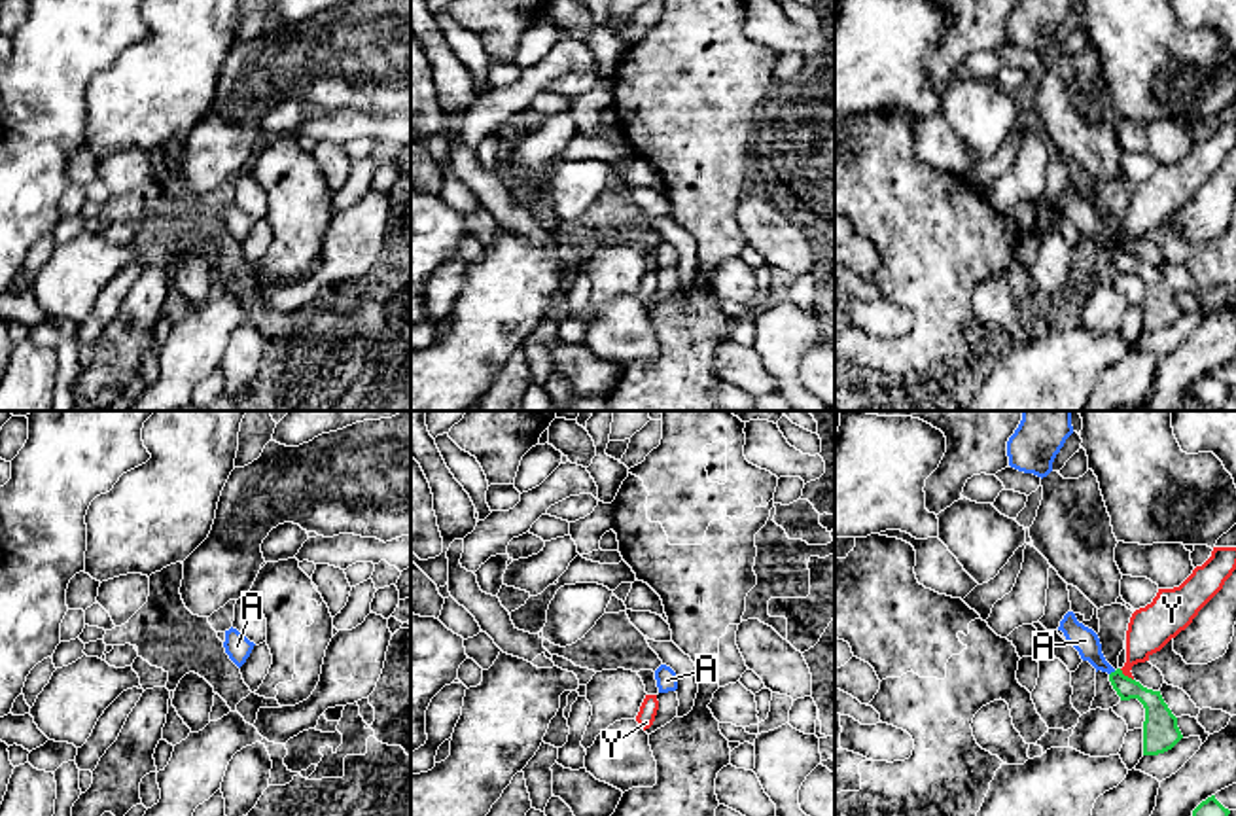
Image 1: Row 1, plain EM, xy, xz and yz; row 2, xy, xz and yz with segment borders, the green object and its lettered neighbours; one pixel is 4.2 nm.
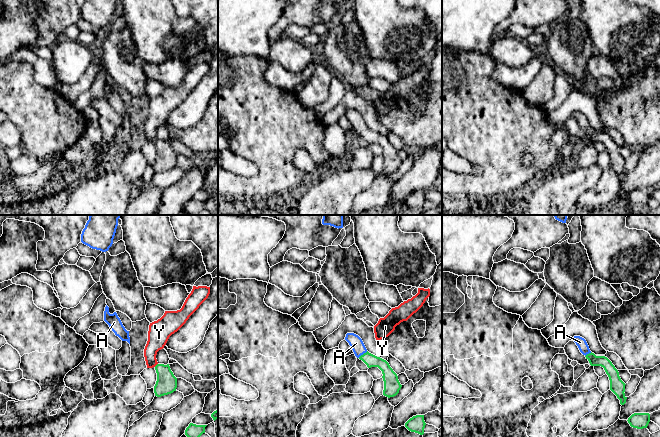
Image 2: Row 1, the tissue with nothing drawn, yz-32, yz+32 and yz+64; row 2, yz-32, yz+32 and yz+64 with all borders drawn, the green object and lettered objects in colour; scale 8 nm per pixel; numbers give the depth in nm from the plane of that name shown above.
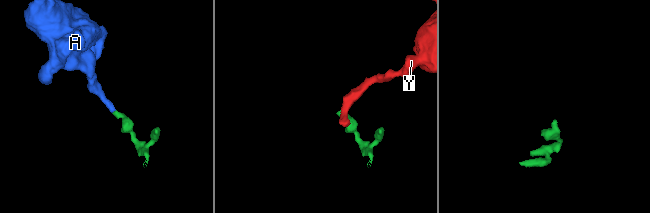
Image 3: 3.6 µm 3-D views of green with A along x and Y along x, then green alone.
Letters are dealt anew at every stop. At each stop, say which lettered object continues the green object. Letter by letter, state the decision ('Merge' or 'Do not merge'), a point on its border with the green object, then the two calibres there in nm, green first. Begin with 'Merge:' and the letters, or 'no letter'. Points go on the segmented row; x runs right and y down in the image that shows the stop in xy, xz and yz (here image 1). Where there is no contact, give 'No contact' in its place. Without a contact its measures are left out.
Merge: A
A: Merge. Touches green at yz (1112, 673). Thickness 100 nm (green) against 110 nm
Y: Do not merge. Touches green at yz (1127, 676). Thickness 140 nm (green) against 190 nm

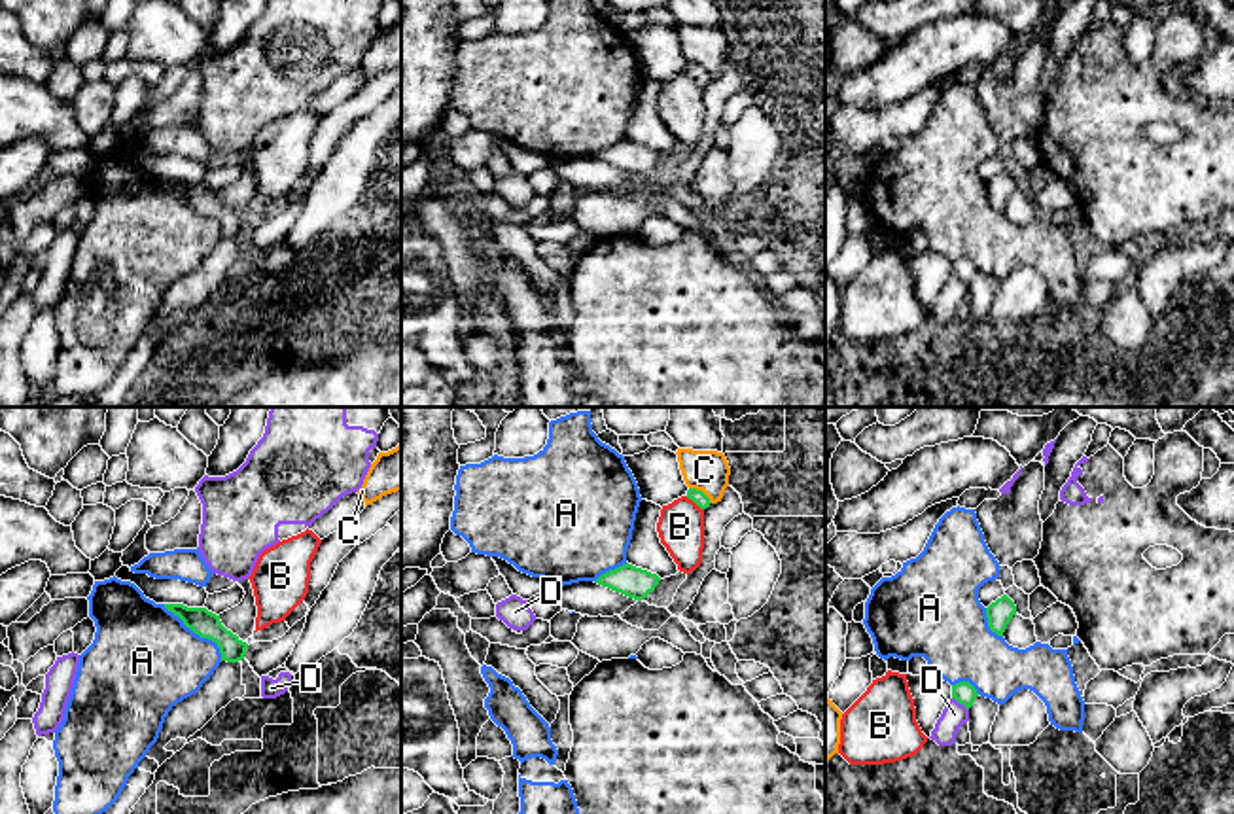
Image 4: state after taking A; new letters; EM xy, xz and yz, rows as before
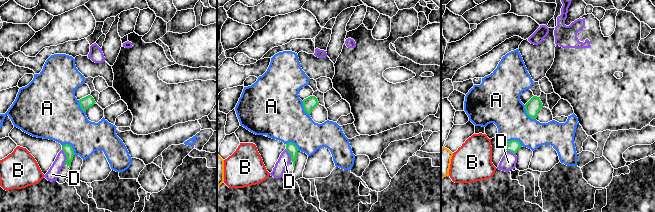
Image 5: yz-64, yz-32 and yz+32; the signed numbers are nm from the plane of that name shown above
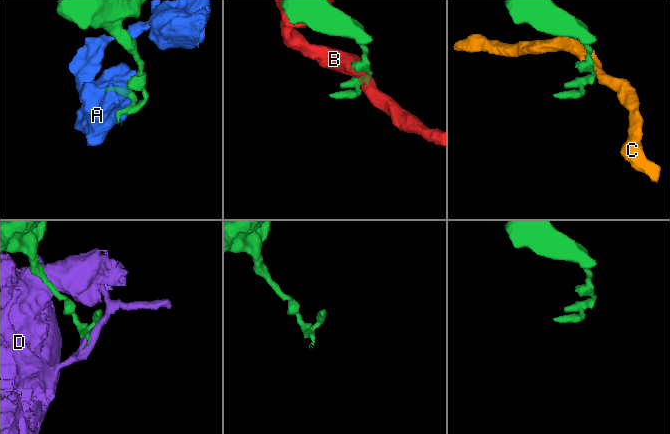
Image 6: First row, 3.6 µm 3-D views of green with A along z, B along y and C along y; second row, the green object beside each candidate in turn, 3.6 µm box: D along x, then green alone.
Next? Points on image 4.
Merge: no letter
A: Do not merge. Touches green at xy (197, 633). Thickness 120 nm (green) against 440 nm
B: Do not merge. Touches green at xz (695, 502). Thickness 60 nm (green) against 200 nm
C: Do not merge. Touches green at xz (701, 491). Thickness 60 nm (green) against 180 nm
D: Do not merge. Touches green at yz (960, 703). Thickness 90 nm (green) against 110 nm

